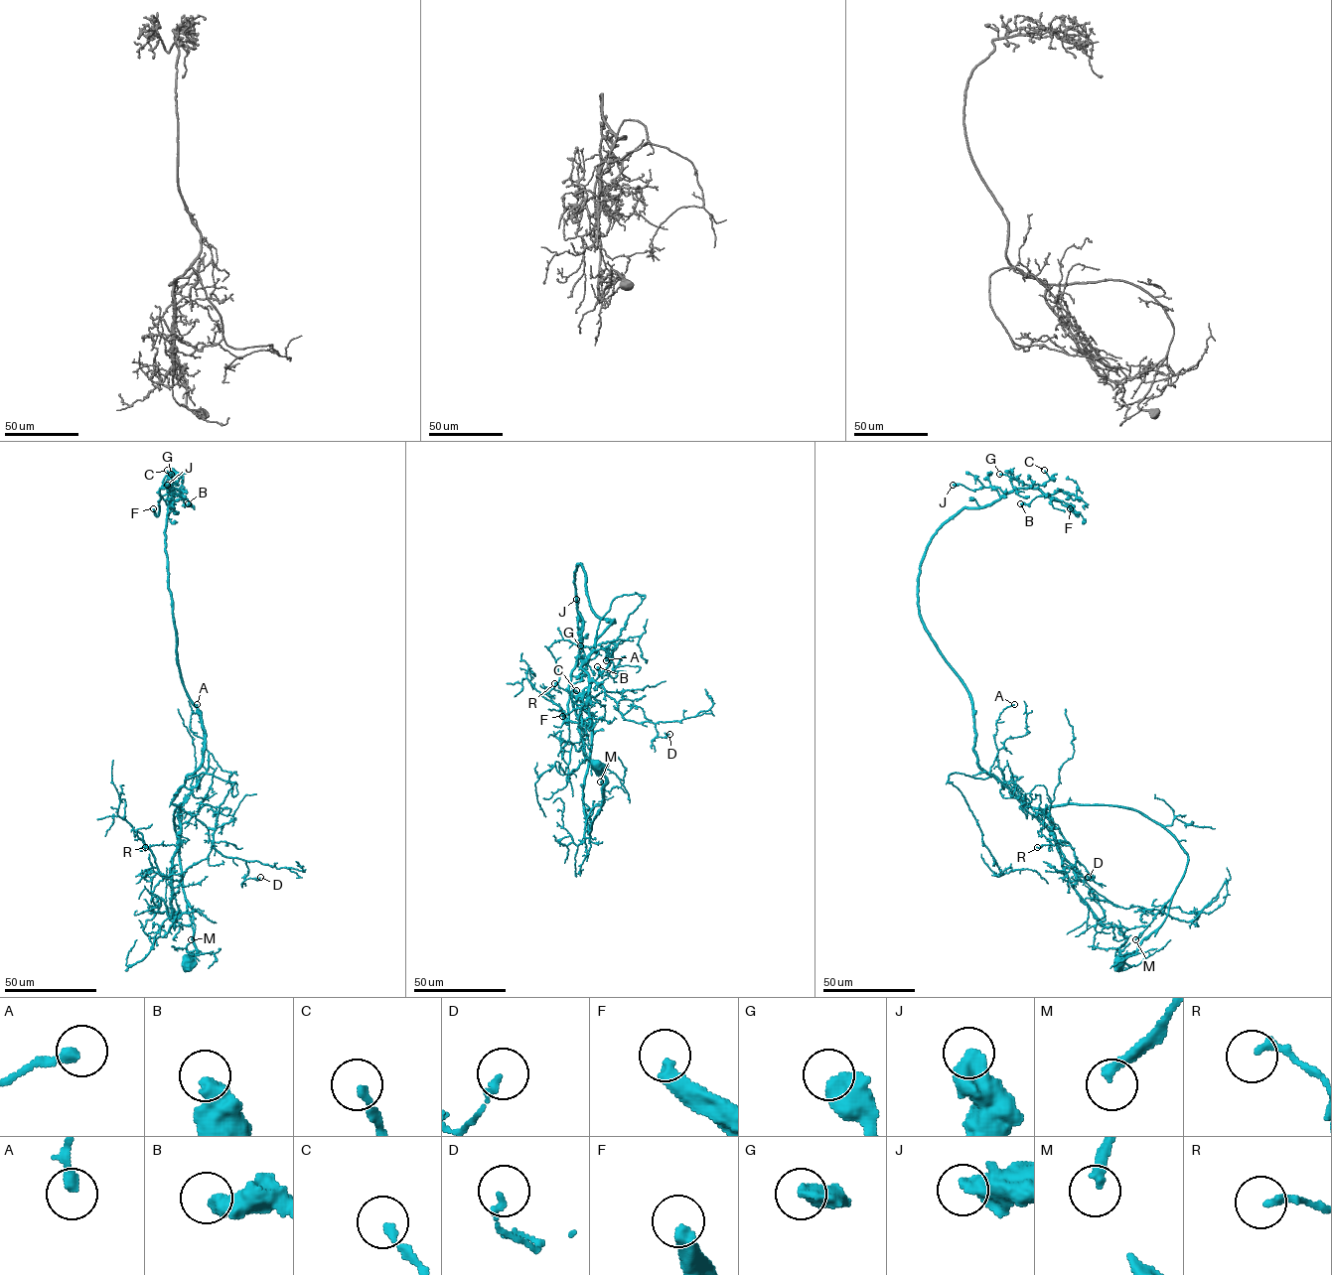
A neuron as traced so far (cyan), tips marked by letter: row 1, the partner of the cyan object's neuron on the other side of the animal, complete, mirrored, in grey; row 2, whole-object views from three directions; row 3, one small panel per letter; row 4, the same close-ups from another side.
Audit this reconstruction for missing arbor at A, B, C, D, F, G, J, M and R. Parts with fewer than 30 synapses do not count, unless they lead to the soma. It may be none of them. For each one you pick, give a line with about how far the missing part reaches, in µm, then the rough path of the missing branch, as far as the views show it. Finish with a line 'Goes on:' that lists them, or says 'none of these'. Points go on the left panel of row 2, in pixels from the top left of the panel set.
F: Missing length about 60 µm. Course of what is missing: (153, 508), (146, 492), (135, 489), (138, 488), (130, 497), (132, 508)
Goes on: F

